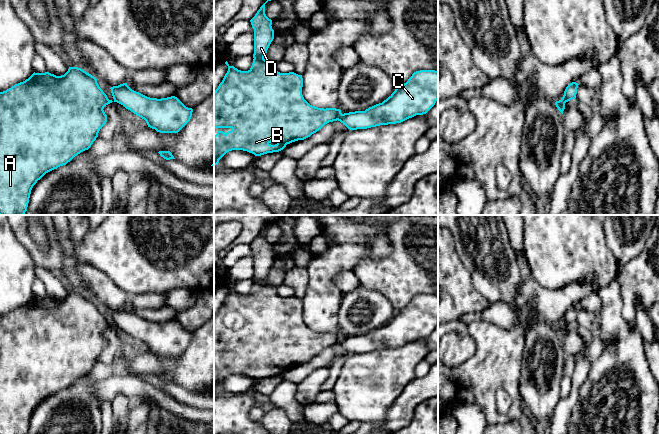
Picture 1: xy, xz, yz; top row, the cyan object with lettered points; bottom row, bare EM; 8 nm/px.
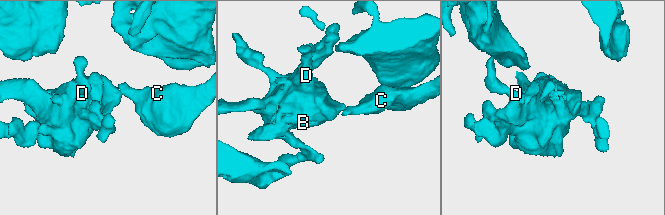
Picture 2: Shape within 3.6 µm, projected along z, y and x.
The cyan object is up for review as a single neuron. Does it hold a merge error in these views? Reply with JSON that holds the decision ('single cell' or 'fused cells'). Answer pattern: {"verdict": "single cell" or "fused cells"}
{"verdict": "fused cells"}

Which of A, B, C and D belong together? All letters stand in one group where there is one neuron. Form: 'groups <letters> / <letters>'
groups A B D / C

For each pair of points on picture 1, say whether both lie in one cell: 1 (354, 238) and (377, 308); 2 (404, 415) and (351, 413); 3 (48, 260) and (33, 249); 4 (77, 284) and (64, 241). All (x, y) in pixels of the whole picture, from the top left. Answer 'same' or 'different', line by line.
1: different
2: different
3: same
4: same

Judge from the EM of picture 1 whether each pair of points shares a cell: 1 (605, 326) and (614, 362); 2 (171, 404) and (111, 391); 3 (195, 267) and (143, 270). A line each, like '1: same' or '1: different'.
1: same
2: same
3: same

